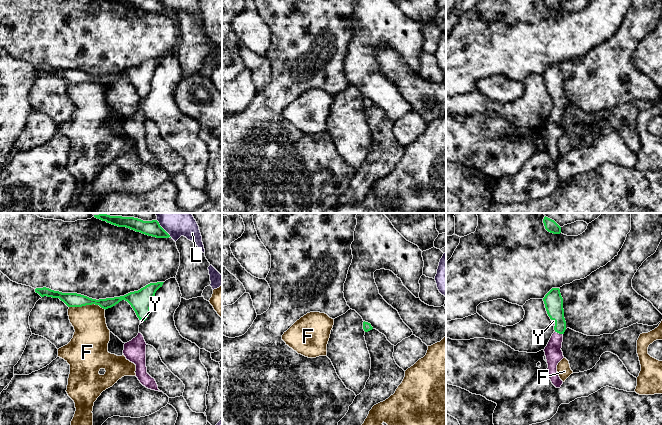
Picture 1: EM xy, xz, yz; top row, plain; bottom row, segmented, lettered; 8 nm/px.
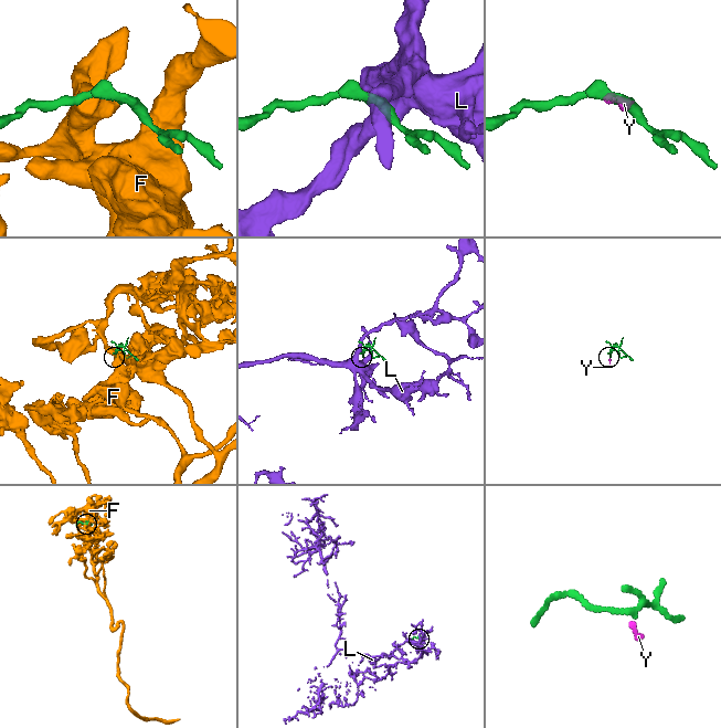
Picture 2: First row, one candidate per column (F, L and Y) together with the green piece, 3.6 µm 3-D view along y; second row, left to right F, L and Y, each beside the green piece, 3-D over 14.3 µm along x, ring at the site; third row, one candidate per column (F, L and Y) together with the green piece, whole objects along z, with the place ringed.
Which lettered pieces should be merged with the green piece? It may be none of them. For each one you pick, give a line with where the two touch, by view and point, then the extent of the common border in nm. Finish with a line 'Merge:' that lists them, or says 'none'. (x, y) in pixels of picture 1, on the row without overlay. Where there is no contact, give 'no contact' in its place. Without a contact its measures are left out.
Y: contact yz (558, 108); length 80 nm
Merge: Y

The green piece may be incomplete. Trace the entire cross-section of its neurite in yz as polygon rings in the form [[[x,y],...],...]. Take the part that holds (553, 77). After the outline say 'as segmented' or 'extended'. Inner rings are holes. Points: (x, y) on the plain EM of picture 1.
[[[552,64],[543,74],[545,84],[550,93],[554,109],[552,110],[547,122],[544,125],[548,144],[546,151],[556,164],[560,164],[563,157],[557,148],[558,139],[564,134],[562,124],[563,110],[566,106],[564,94],[563,74],[559,64]]]; extended

